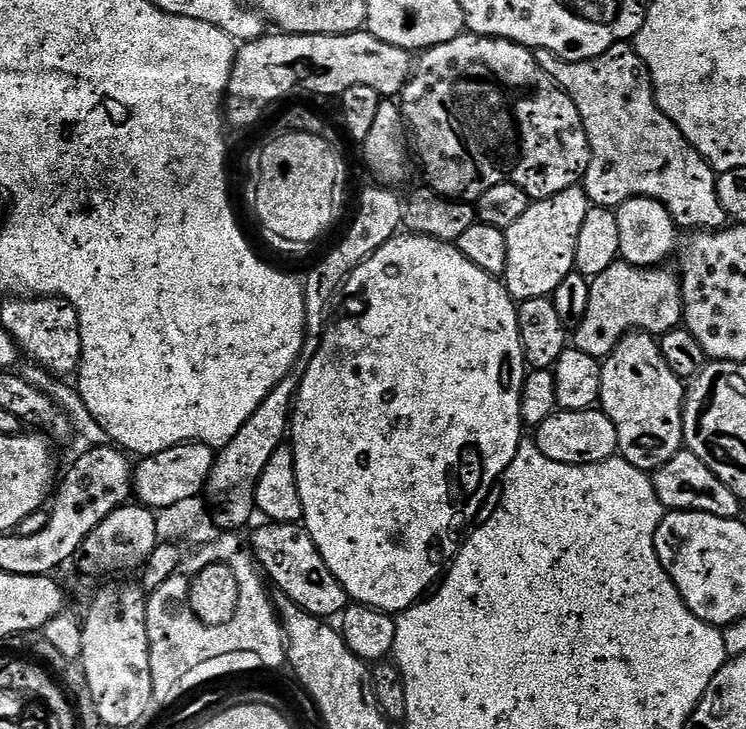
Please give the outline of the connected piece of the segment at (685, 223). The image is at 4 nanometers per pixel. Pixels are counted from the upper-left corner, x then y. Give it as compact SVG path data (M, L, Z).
M631 43L615 44L606 54L586 62L566 62L559 60L552 52L537 51L535 57L540 68L578 106L582 126L588 135L592 157L582 181L582 187L589 201L598 208L617 209L635 196L645 196L659 200L672 215L677 229L719 230L729 223L728 215L722 210L718 190L717 173L686 142L686 138L666 118L666 114L656 107L656 95L652 93L652 79Z

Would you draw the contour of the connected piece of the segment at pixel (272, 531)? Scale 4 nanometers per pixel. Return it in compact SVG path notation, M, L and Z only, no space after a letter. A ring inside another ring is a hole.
M264 522L261 525L252 536L250 552L257 565L266 573L267 579L273 585L276 583L283 595L289 596L301 610L309 612L311 616L339 617L349 607L348 595L342 582L330 574L330 566L322 562L322 554L318 554L318 546L314 546L314 538L310 538L308 529L300 524Z

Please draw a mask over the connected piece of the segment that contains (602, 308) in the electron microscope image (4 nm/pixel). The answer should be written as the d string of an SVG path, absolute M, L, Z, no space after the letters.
M617 262L610 270L591 277L586 314L574 329L574 347L582 350L582 354L606 358L630 332L649 332L659 338L681 327L684 299L680 278L675 271L666 269L664 266L633 268L631 264Z

